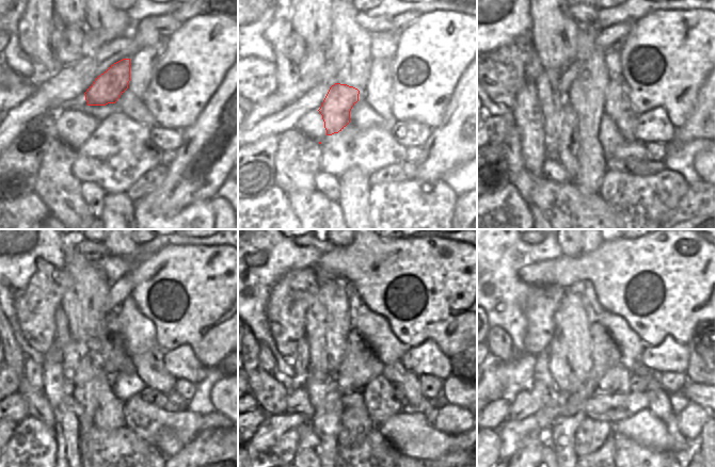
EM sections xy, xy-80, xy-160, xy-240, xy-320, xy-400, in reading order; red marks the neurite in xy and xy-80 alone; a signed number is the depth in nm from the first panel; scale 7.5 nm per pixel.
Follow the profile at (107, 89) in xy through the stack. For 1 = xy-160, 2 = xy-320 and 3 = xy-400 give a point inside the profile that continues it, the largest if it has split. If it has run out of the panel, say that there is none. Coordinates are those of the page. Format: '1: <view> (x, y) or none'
1: xy-160 (569, 146)
2: xy-320 (355, 423)
3: xy-400 (592, 434)

